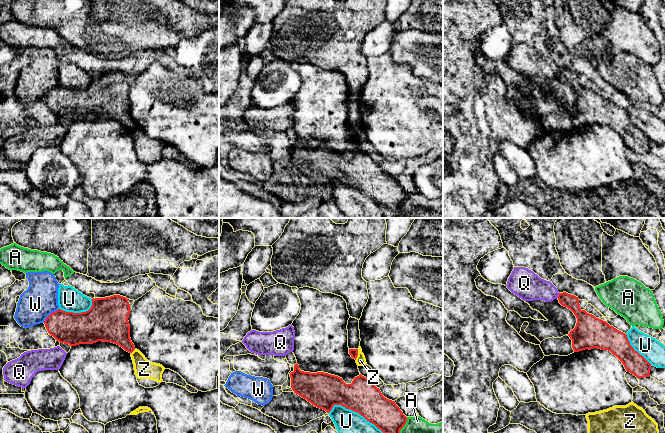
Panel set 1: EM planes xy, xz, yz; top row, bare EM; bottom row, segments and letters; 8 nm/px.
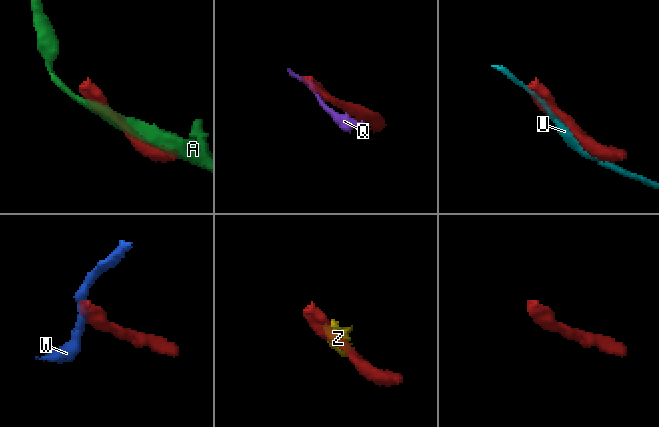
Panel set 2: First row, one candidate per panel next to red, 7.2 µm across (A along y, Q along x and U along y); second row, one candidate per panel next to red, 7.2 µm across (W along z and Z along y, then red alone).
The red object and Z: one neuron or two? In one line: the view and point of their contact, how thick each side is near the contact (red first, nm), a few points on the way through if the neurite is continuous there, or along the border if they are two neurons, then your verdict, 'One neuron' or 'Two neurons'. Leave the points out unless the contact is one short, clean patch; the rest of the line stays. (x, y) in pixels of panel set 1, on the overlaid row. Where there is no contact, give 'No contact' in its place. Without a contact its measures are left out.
Touches red at xz (357, 354). Thickness 60 nm (red) against 80 nm. Boundary: xz (358, 349), (358, 355), (355, 359). Two neurons

